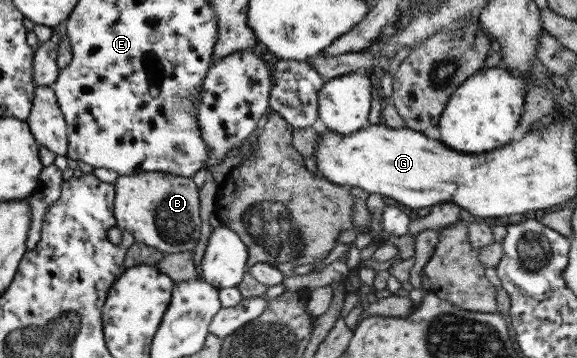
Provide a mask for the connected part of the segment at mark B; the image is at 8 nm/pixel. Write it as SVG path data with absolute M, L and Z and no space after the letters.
M145 172L118 176L114 183L113 213L116 227L127 231L135 241L166 254L192 251L201 235L199 229L199 189L192 178L169 172Z

